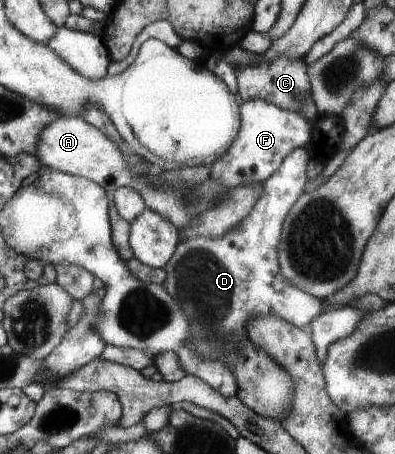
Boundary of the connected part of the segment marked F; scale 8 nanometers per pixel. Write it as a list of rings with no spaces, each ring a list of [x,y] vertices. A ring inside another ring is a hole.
[[[250,99],[241,106],[241,128],[227,153],[210,167],[210,177],[233,189],[245,183],[266,182],[279,170],[288,154],[311,142],[313,124],[302,114],[287,111],[266,99]]]

